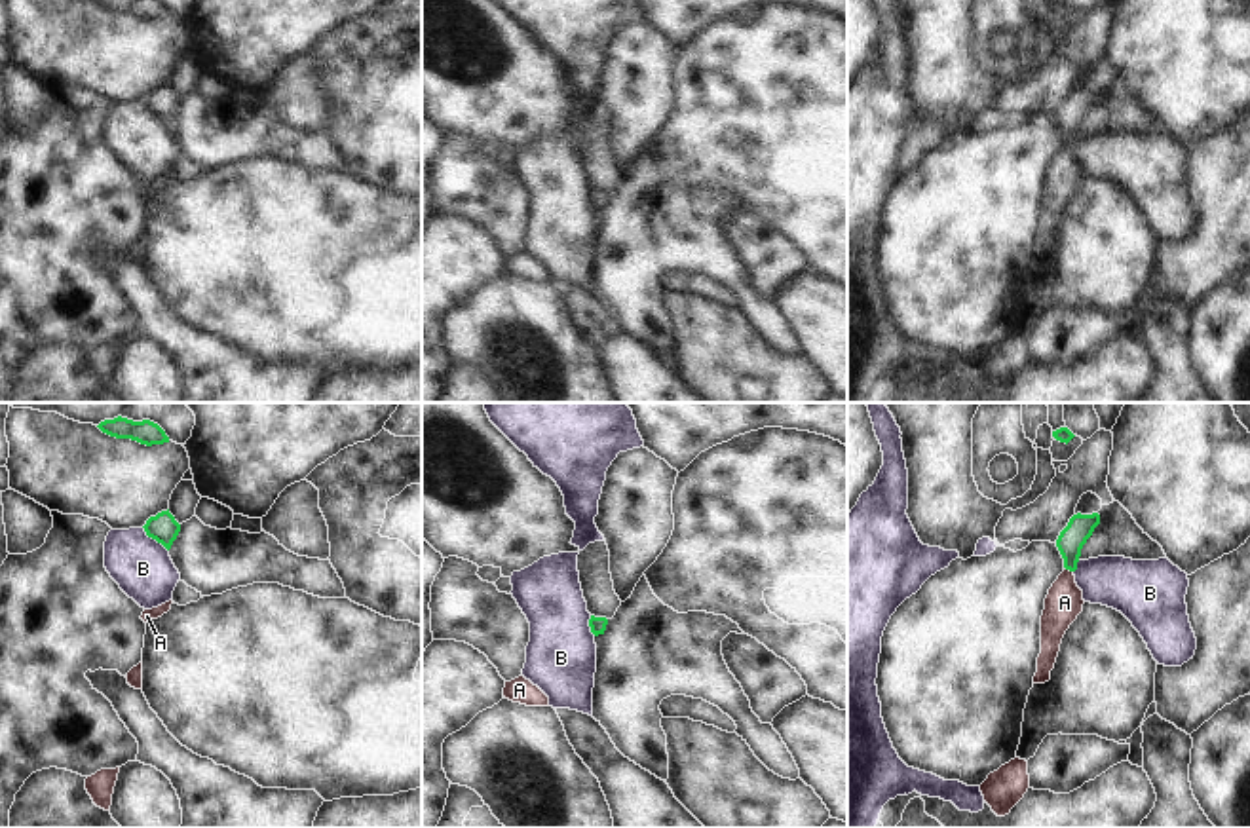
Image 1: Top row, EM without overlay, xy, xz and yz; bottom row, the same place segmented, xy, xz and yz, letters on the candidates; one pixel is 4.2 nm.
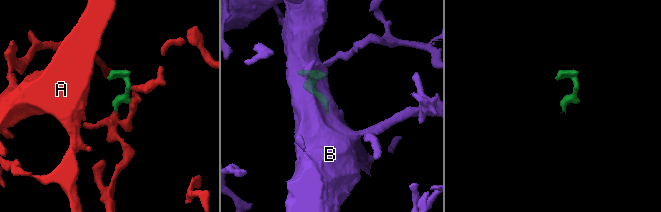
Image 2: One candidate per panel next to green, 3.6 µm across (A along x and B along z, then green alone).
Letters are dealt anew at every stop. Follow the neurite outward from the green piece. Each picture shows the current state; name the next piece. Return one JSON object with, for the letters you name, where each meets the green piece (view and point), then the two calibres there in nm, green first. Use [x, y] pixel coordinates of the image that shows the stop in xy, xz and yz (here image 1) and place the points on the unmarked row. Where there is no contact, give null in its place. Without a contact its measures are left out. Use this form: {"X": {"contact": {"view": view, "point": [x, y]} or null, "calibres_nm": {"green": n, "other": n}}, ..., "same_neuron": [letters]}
{"A": {"contact": {"view": "yz", "point": [1068, 143]}, "calibres_nm": {"green": 120, "other": 160}}, "same_neuron": ["A"]}

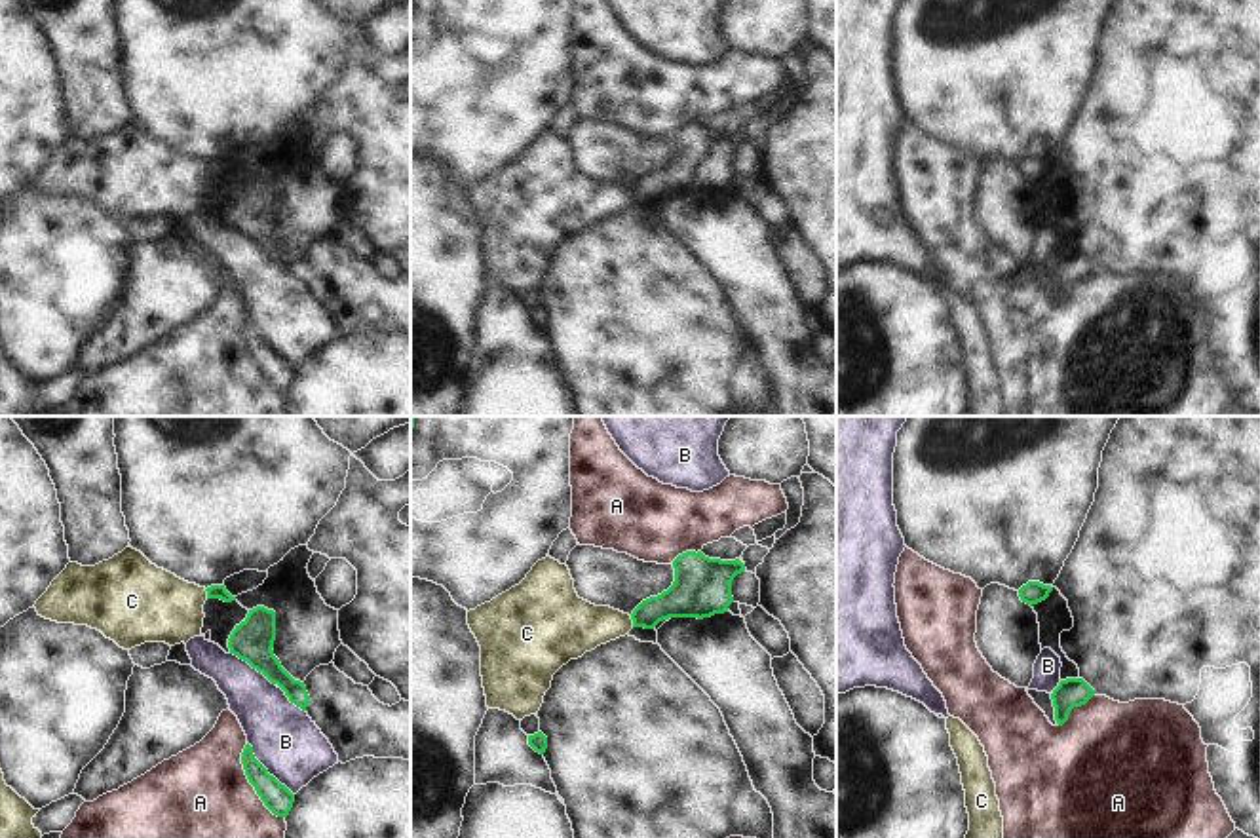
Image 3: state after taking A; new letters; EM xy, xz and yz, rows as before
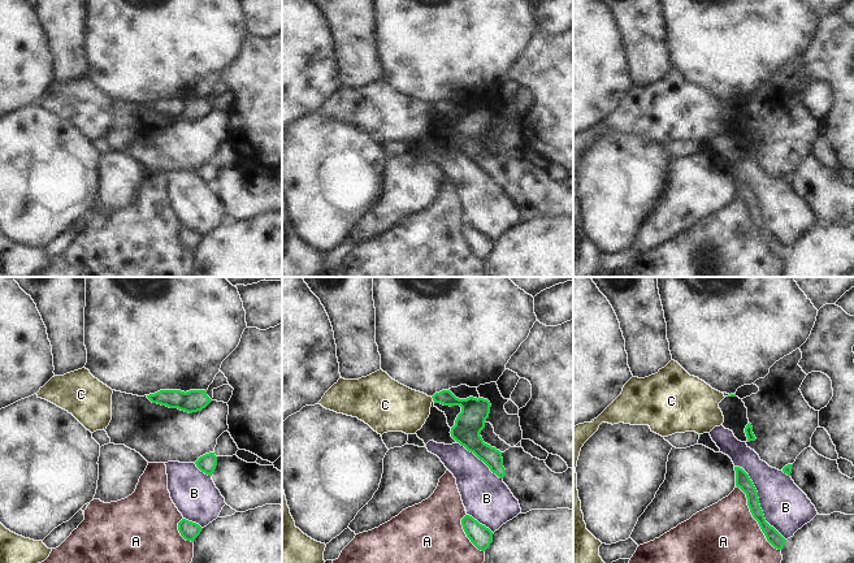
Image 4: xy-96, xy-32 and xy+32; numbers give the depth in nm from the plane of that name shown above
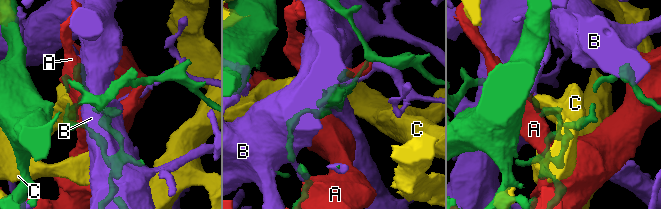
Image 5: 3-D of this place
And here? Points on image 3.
{"same_neuron": []}

